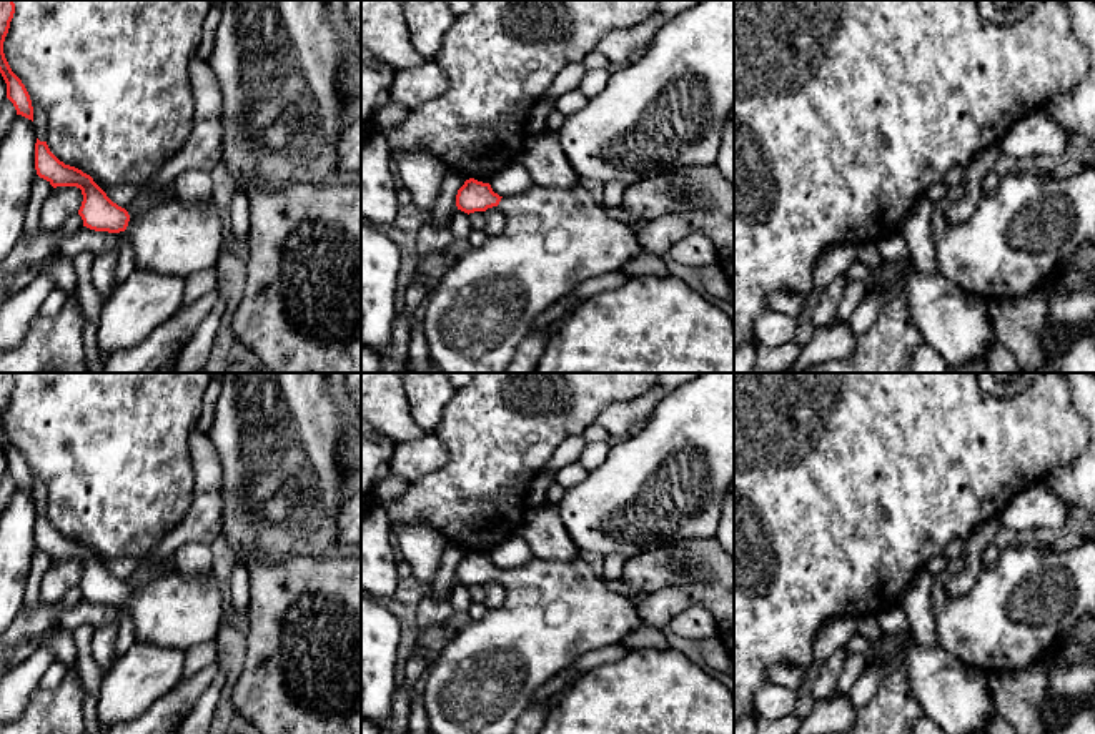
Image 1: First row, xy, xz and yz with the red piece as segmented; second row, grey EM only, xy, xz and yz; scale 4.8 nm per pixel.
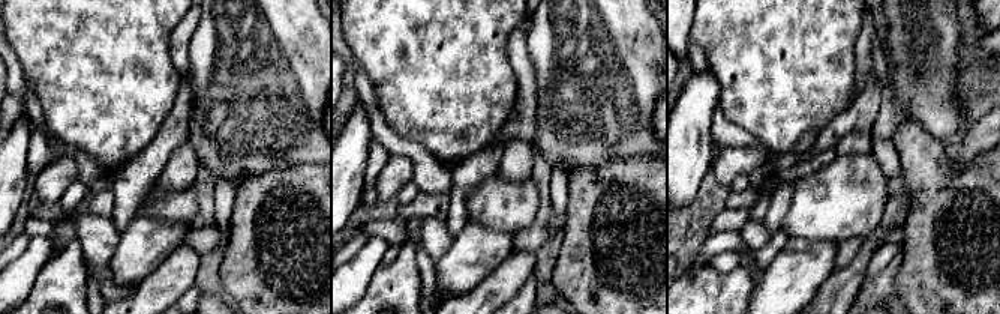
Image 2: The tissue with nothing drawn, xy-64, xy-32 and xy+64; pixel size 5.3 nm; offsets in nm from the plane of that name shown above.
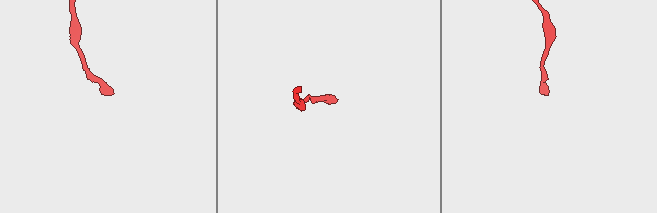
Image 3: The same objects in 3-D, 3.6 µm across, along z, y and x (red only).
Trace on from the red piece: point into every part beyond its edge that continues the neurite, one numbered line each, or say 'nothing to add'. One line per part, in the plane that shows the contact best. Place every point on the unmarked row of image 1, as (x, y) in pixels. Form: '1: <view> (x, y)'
1: xy (175, 611)

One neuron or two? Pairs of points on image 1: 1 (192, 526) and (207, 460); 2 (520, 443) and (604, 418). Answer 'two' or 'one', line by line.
1: one
2: two

